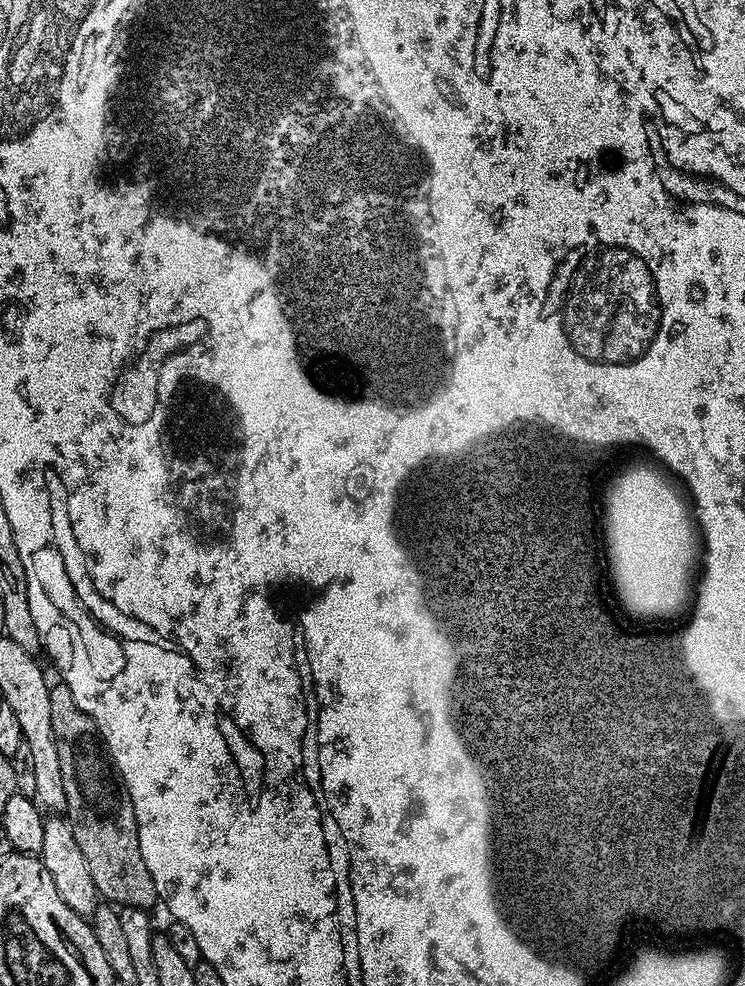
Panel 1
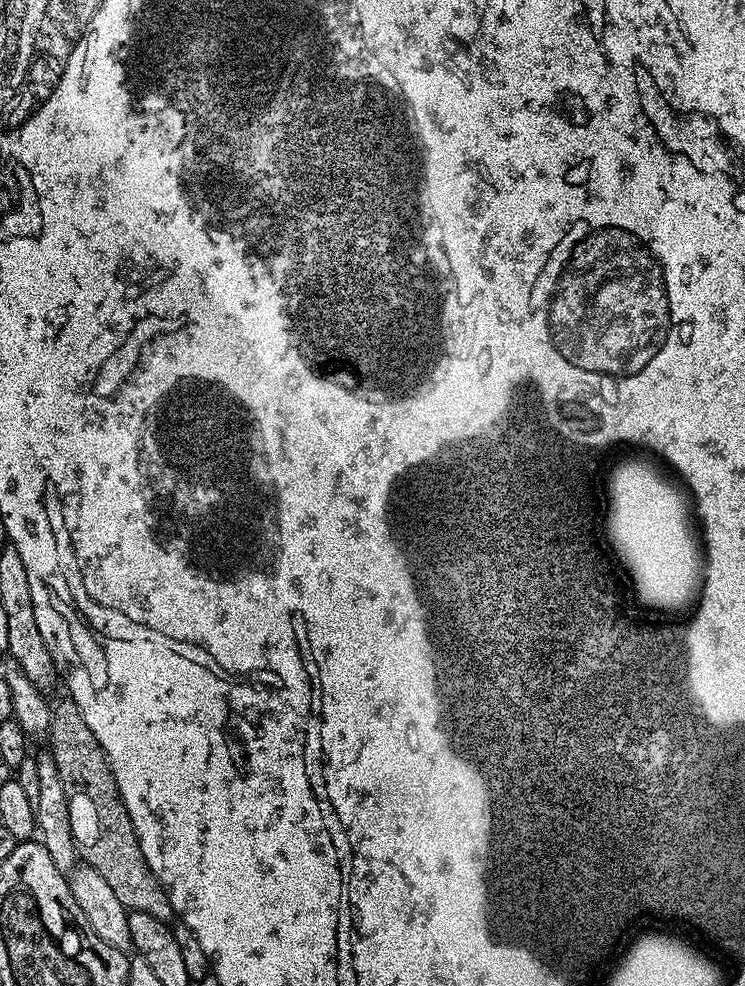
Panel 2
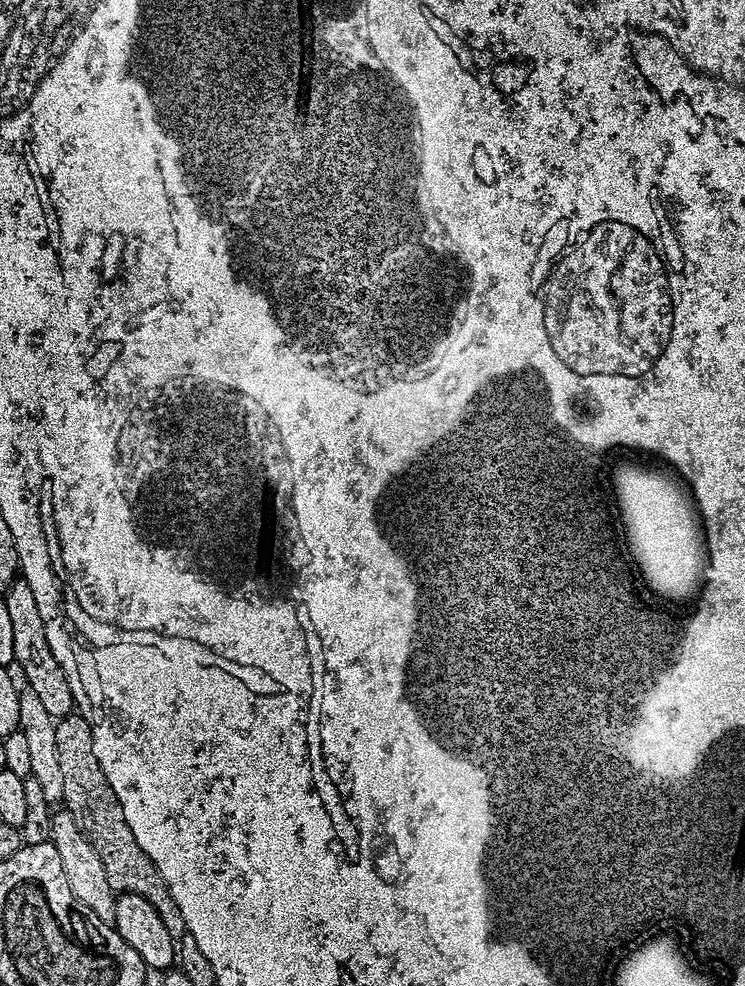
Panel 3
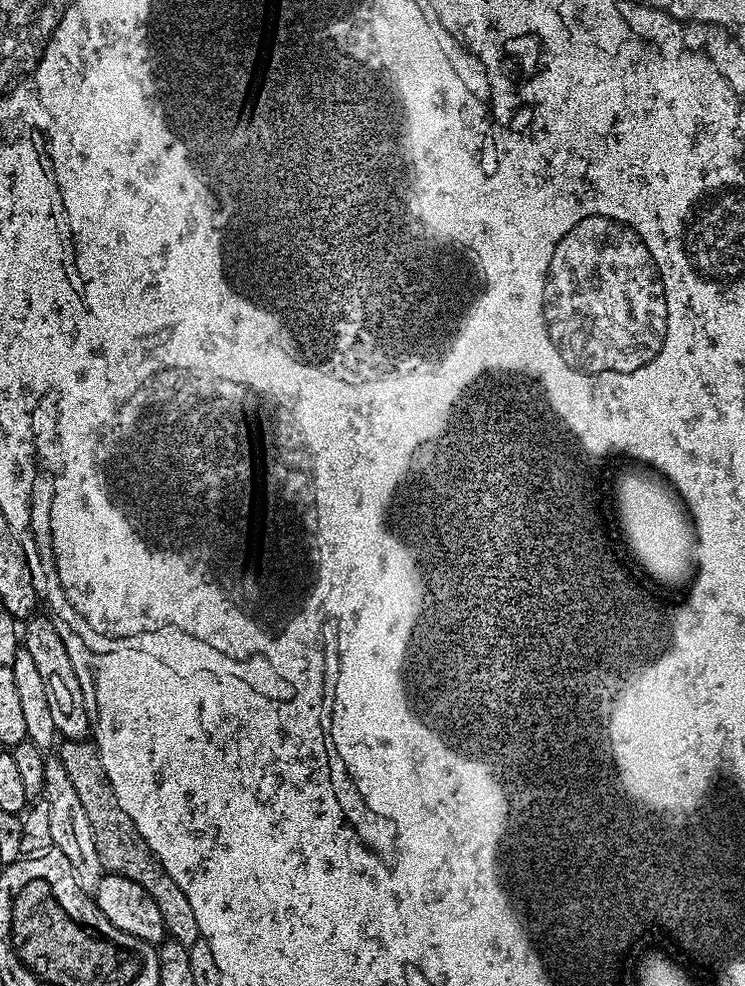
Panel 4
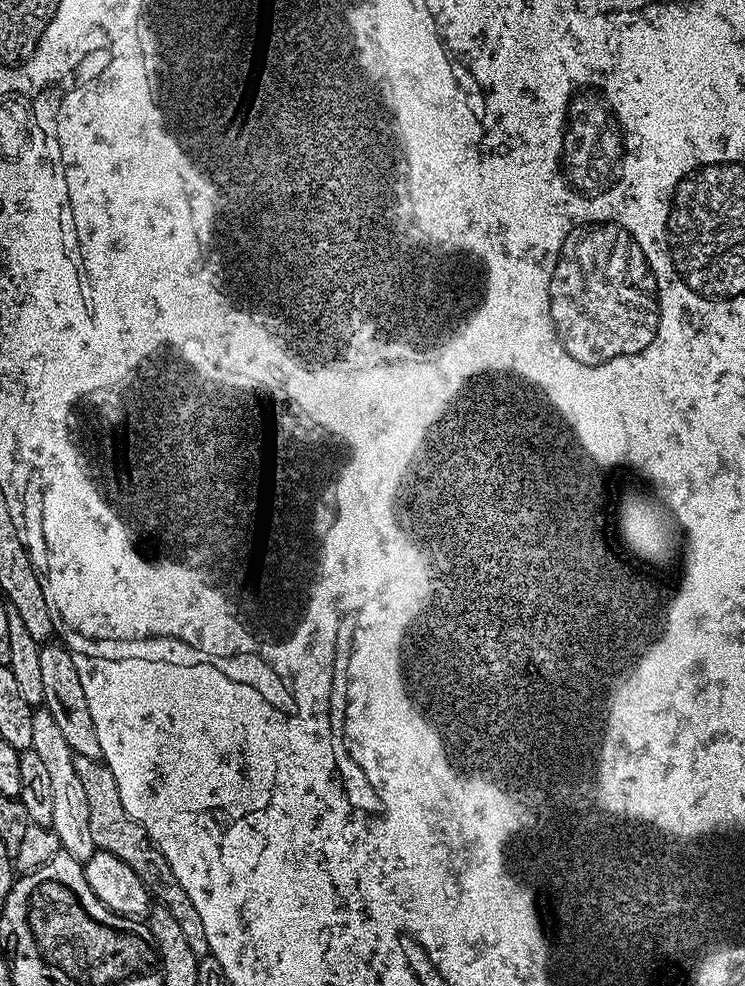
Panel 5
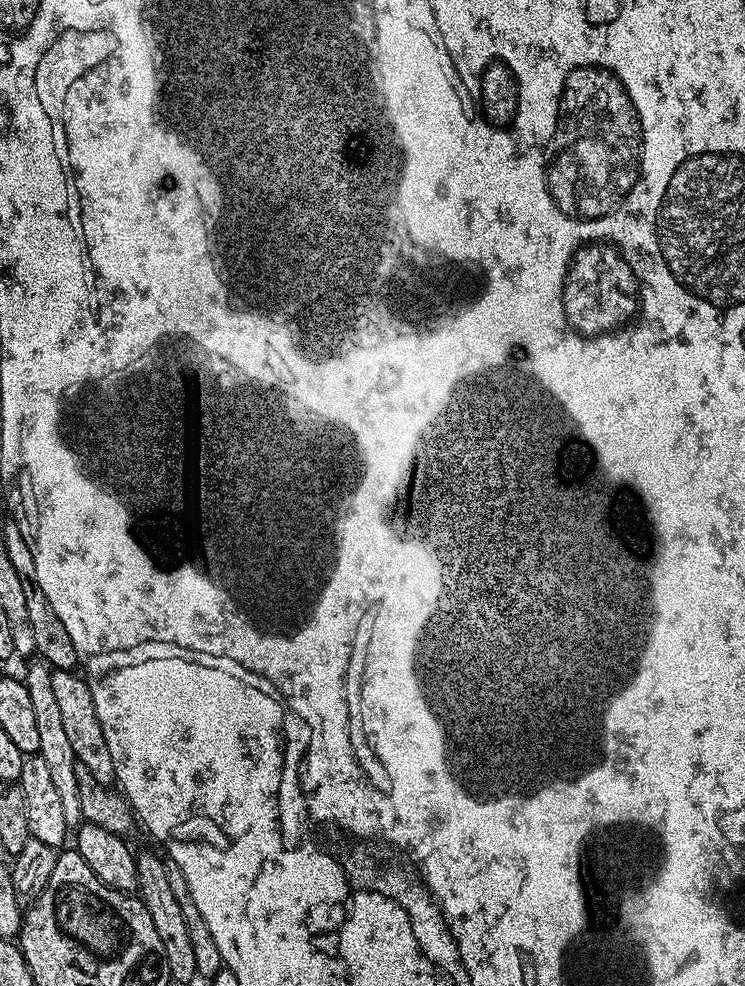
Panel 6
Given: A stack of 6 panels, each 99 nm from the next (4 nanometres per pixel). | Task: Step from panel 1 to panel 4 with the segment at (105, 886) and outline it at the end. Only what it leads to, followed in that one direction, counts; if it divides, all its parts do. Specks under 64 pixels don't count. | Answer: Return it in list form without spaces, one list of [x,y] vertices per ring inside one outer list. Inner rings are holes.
[[[91,739],[64,740],[59,745],[58,759],[70,776],[71,785],[79,795],[86,817],[90,821],[91,833],[94,834],[94,847],[98,850],[99,861],[105,873],[130,878],[130,882],[138,882],[154,898],[158,911],[162,914],[164,931],[174,942],[190,949],[200,939],[198,921],[194,919],[194,910],[186,894],[178,887],[178,882],[166,874],[160,859],[153,854],[150,846],[138,834],[138,826],[130,822],[130,814],[122,810],[118,802],[118,794],[114,794],[114,786],[110,786],[110,778],[106,778],[106,770],[102,770],[102,758],[98,754],[95,743]]]

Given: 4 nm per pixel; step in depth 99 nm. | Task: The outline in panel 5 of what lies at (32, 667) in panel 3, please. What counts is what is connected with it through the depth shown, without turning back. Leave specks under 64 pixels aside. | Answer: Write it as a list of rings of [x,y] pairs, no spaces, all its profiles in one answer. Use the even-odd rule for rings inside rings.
[[[45,643],[40,649],[44,687],[43,707],[48,708],[50,714],[54,716],[59,731],[75,755],[101,759],[102,745],[98,742],[98,730],[94,730],[94,718],[90,718],[90,705],[86,702],[85,692],[82,691],[82,678],[78,678],[77,657],[73,656],[63,643],[56,643]]]

